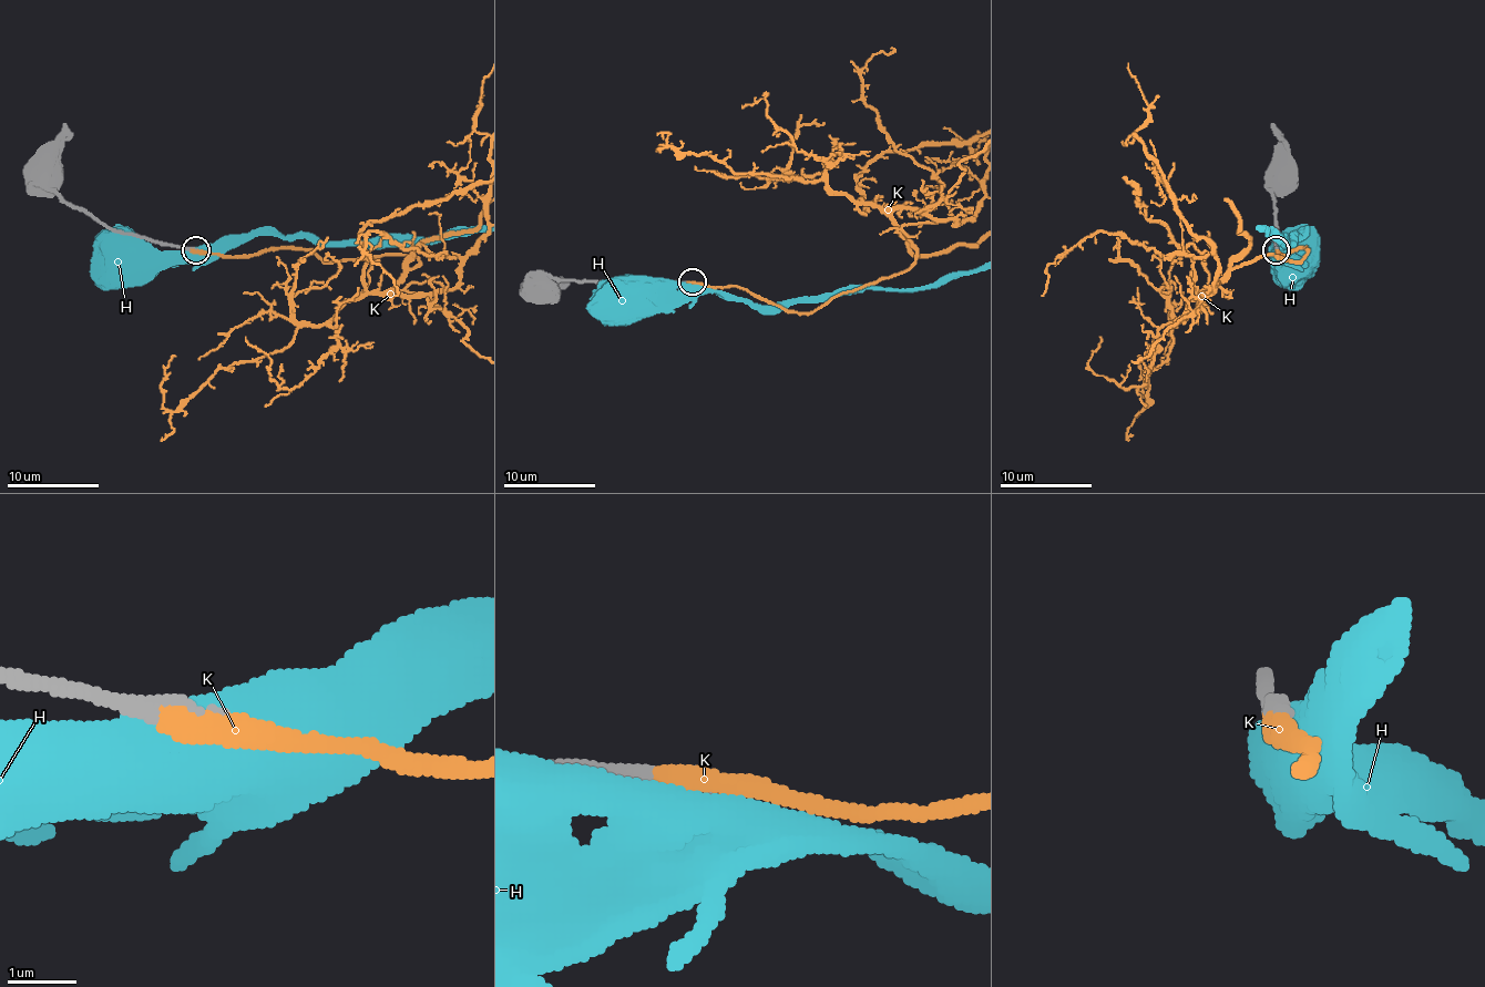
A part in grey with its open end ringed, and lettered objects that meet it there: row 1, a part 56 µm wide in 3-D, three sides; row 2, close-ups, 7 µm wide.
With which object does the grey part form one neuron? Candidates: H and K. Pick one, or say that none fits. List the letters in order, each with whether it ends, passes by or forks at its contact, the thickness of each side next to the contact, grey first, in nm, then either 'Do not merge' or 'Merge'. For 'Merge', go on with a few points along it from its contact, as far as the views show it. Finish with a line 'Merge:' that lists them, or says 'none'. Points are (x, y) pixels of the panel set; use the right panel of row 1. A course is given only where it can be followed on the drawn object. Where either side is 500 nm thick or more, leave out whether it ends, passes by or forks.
H: Thickness 280 nm (grey) against 650 nm. Do not merge
K: It ends there. Thickness 280 nm (grey) against 440 nm. Merge
Merge: K

